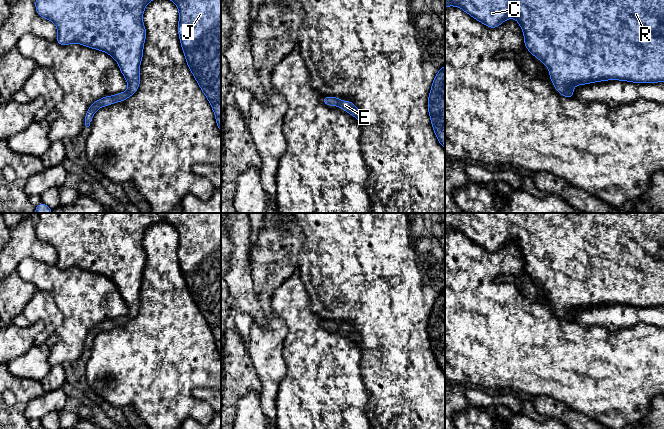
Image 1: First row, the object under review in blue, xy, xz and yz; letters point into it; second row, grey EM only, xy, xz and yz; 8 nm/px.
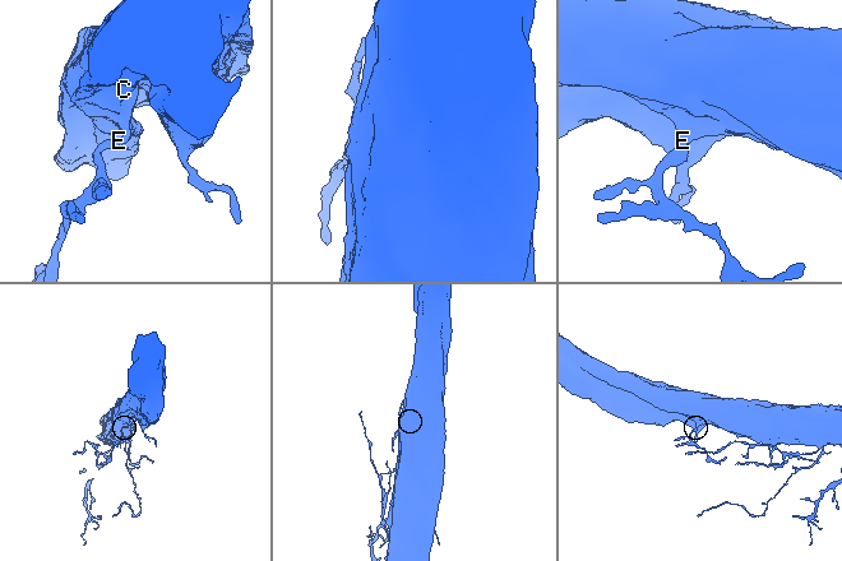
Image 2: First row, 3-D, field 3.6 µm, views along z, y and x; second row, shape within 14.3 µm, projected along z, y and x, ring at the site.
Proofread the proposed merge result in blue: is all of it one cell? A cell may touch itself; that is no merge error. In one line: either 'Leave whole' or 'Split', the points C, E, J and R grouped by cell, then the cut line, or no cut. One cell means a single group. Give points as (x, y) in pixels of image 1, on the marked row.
Leave whole. Groups: C E J R. No split

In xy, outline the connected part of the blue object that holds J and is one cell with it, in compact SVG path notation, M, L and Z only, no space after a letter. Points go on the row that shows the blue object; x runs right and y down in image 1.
M171 0L179 10L178 33L187 65L207 97L221 132L221 0Z

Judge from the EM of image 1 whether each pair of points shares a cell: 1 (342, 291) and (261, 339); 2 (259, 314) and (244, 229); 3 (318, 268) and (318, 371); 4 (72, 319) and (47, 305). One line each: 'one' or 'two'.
1: two
2: one
3: two
4: two

